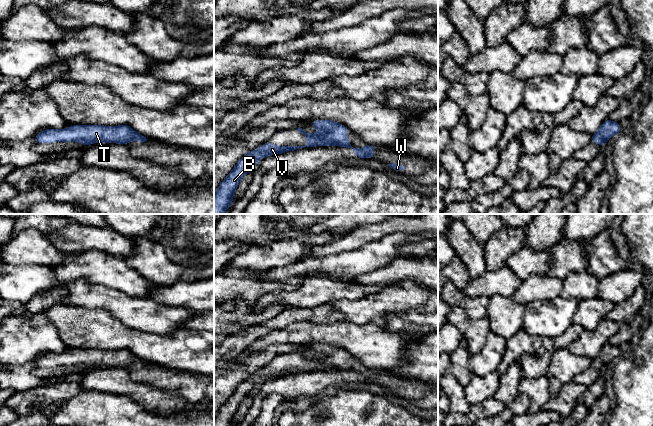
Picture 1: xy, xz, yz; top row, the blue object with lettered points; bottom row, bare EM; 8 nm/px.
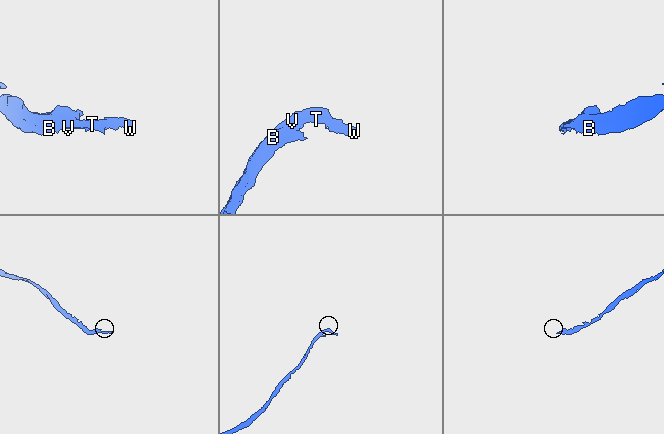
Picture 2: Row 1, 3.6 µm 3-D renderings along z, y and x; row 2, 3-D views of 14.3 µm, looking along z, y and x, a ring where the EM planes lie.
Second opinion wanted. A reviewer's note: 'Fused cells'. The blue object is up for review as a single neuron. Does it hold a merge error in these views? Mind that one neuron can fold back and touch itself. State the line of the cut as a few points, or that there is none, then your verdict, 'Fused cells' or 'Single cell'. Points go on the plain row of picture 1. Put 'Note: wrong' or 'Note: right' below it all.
No split. Single cell
Note: wrong

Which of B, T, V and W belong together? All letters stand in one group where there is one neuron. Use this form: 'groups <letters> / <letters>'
groups B T V W

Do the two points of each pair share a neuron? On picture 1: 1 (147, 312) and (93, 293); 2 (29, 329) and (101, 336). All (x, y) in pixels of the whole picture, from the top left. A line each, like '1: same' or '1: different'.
1: same
2: different

